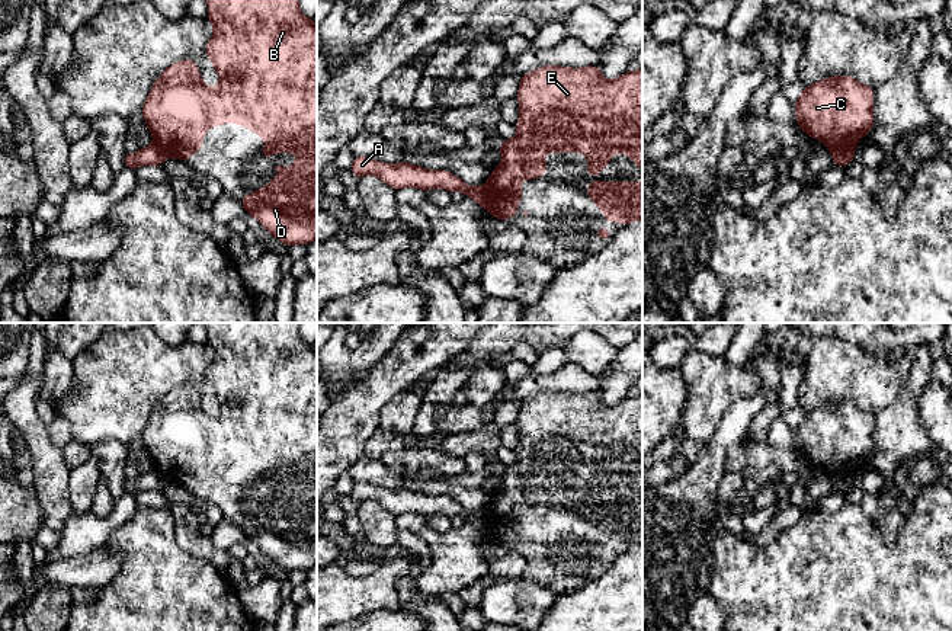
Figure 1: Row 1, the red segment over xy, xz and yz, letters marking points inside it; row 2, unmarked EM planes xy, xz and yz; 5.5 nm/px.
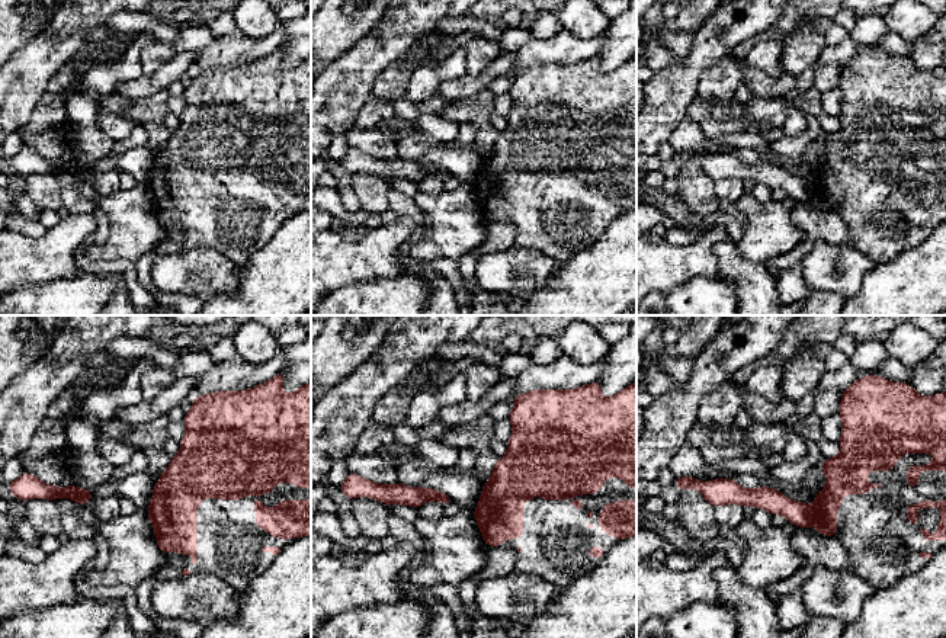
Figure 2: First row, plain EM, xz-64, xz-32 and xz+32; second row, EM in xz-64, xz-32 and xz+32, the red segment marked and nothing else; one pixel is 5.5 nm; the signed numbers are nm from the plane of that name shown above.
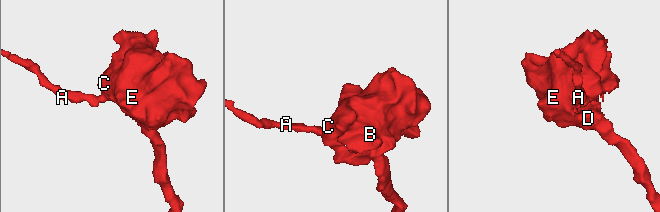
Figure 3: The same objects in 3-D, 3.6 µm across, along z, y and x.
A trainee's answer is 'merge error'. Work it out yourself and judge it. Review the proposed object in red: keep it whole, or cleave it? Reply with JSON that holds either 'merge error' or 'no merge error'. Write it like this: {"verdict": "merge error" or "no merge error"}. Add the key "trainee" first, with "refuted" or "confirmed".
{"trainee": "confirmed", "verdict": "merge error"}

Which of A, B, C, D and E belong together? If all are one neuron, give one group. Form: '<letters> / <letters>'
A / B C D E

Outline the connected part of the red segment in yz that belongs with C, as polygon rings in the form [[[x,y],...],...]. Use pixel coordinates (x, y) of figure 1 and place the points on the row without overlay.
[[[831,401],[804,413],[795,433],[796,451],[812,464],[820,465],[827,475],[856,473],[859,464],[874,454],[874,413],[859,409],[852,401]]]

